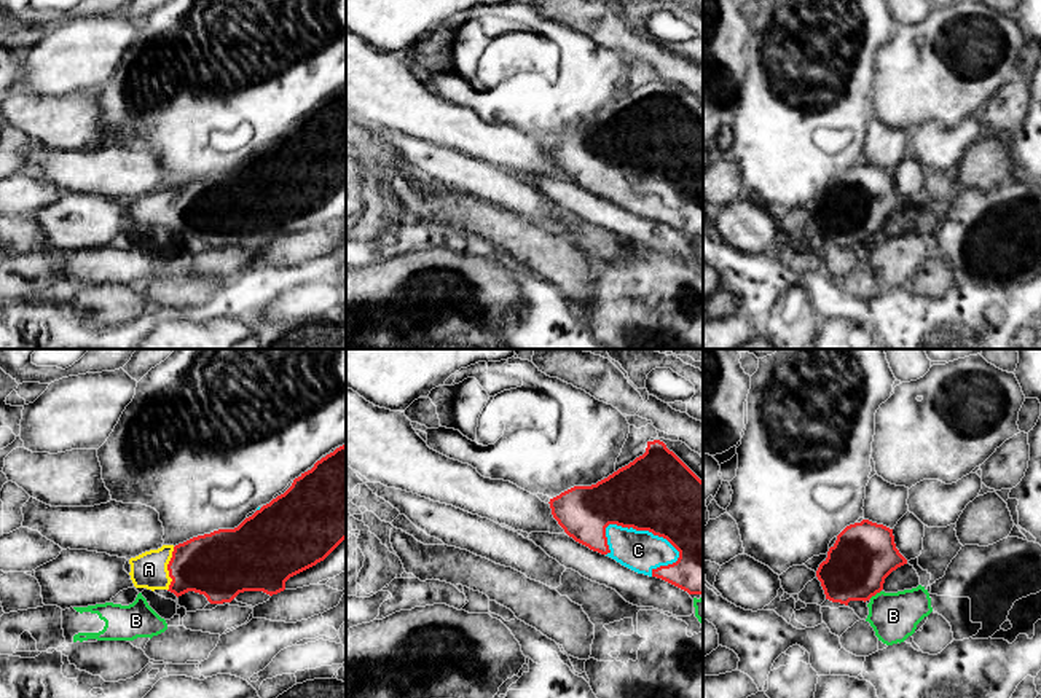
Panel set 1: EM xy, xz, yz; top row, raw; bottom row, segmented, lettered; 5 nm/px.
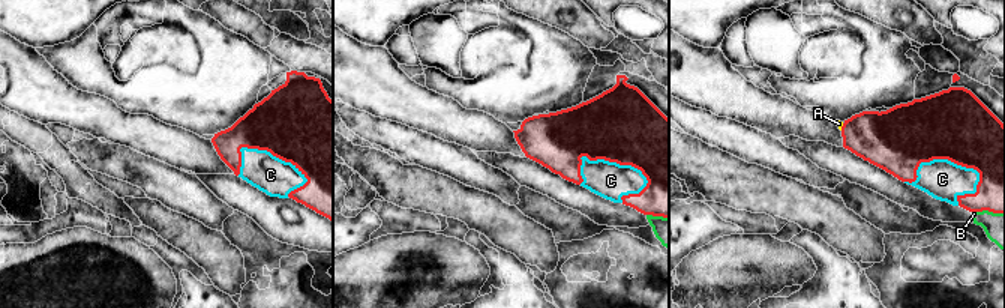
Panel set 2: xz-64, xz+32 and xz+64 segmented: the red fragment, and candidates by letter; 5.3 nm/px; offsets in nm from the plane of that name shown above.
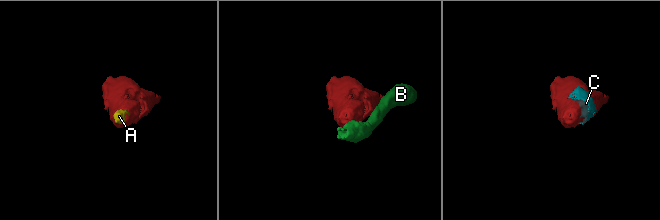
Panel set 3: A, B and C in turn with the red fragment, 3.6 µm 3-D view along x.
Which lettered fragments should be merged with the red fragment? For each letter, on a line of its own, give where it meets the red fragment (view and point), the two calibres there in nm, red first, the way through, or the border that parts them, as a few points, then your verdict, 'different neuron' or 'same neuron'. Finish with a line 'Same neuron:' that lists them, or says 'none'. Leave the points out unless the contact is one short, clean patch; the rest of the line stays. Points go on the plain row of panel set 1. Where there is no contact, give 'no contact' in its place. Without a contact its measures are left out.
A: meets red in xy at (168, 212); 320 nm thick on the red side, 180 nm on the other; runs through xy (217, 207), (168, 212), (149, 212); same neuron
B: meets red in yz at (874, 238); 320 nm thick on the red side, 240 nm on the other; different neuron
C: meets red in xz at (644, 172); 400 nm thick on the red side, 200 nm on the other; same neuron
Same neuron: A, C

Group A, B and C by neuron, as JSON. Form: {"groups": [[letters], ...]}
{"groups": [["A", "C"], ["B"]]}

